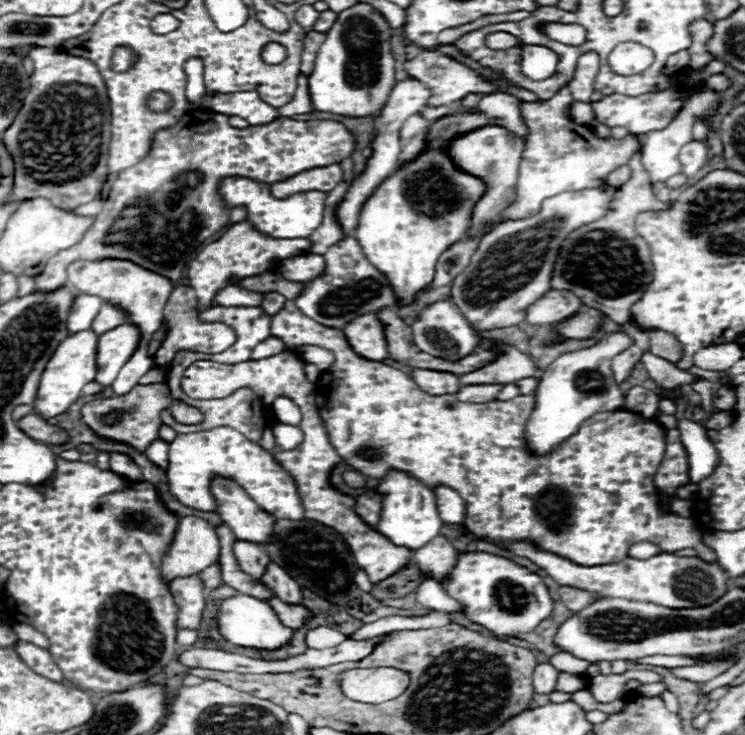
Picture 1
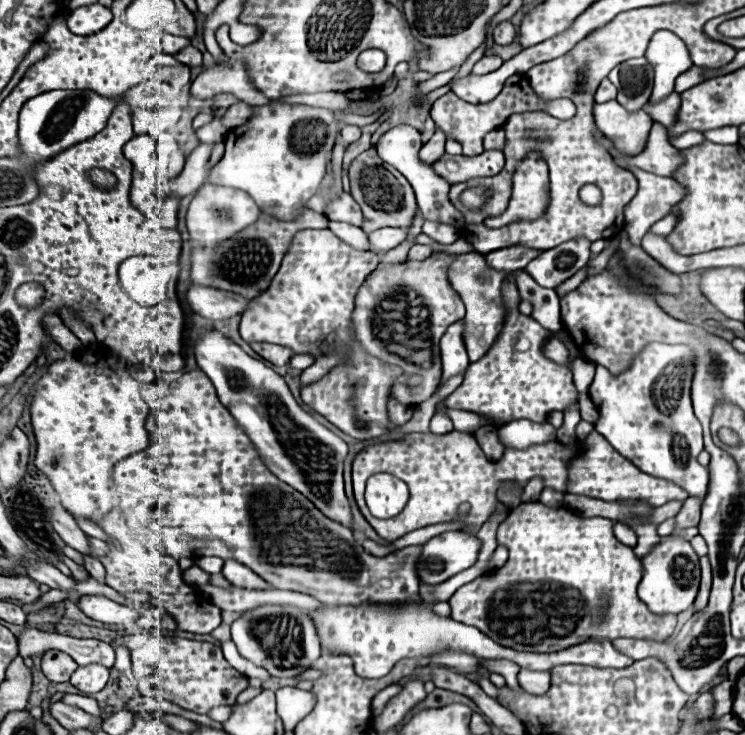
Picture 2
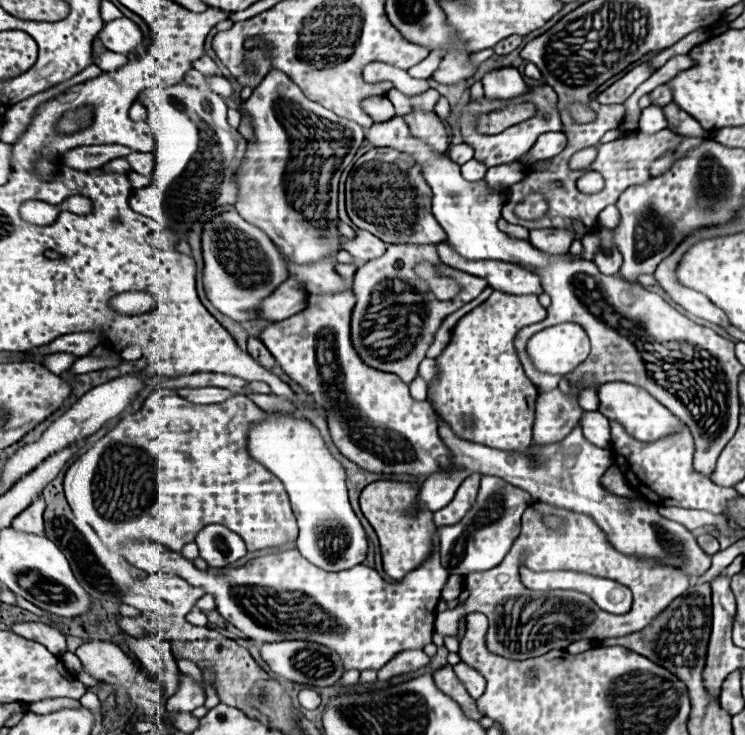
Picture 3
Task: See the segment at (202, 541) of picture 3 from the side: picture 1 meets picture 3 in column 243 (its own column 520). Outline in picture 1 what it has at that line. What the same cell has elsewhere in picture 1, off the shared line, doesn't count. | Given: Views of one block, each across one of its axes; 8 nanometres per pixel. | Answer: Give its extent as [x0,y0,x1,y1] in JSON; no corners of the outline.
[494,542,728,608]

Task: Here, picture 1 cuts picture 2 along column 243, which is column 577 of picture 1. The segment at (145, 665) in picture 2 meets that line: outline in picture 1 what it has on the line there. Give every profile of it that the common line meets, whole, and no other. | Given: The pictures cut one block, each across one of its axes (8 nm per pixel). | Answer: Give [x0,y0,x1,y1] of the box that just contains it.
[556,672,590,694]

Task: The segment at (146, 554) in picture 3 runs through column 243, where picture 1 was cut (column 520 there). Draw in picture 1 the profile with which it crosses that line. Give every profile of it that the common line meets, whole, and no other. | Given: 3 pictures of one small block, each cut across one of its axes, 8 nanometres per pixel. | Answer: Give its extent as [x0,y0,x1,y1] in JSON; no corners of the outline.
[442,552,552,636]

